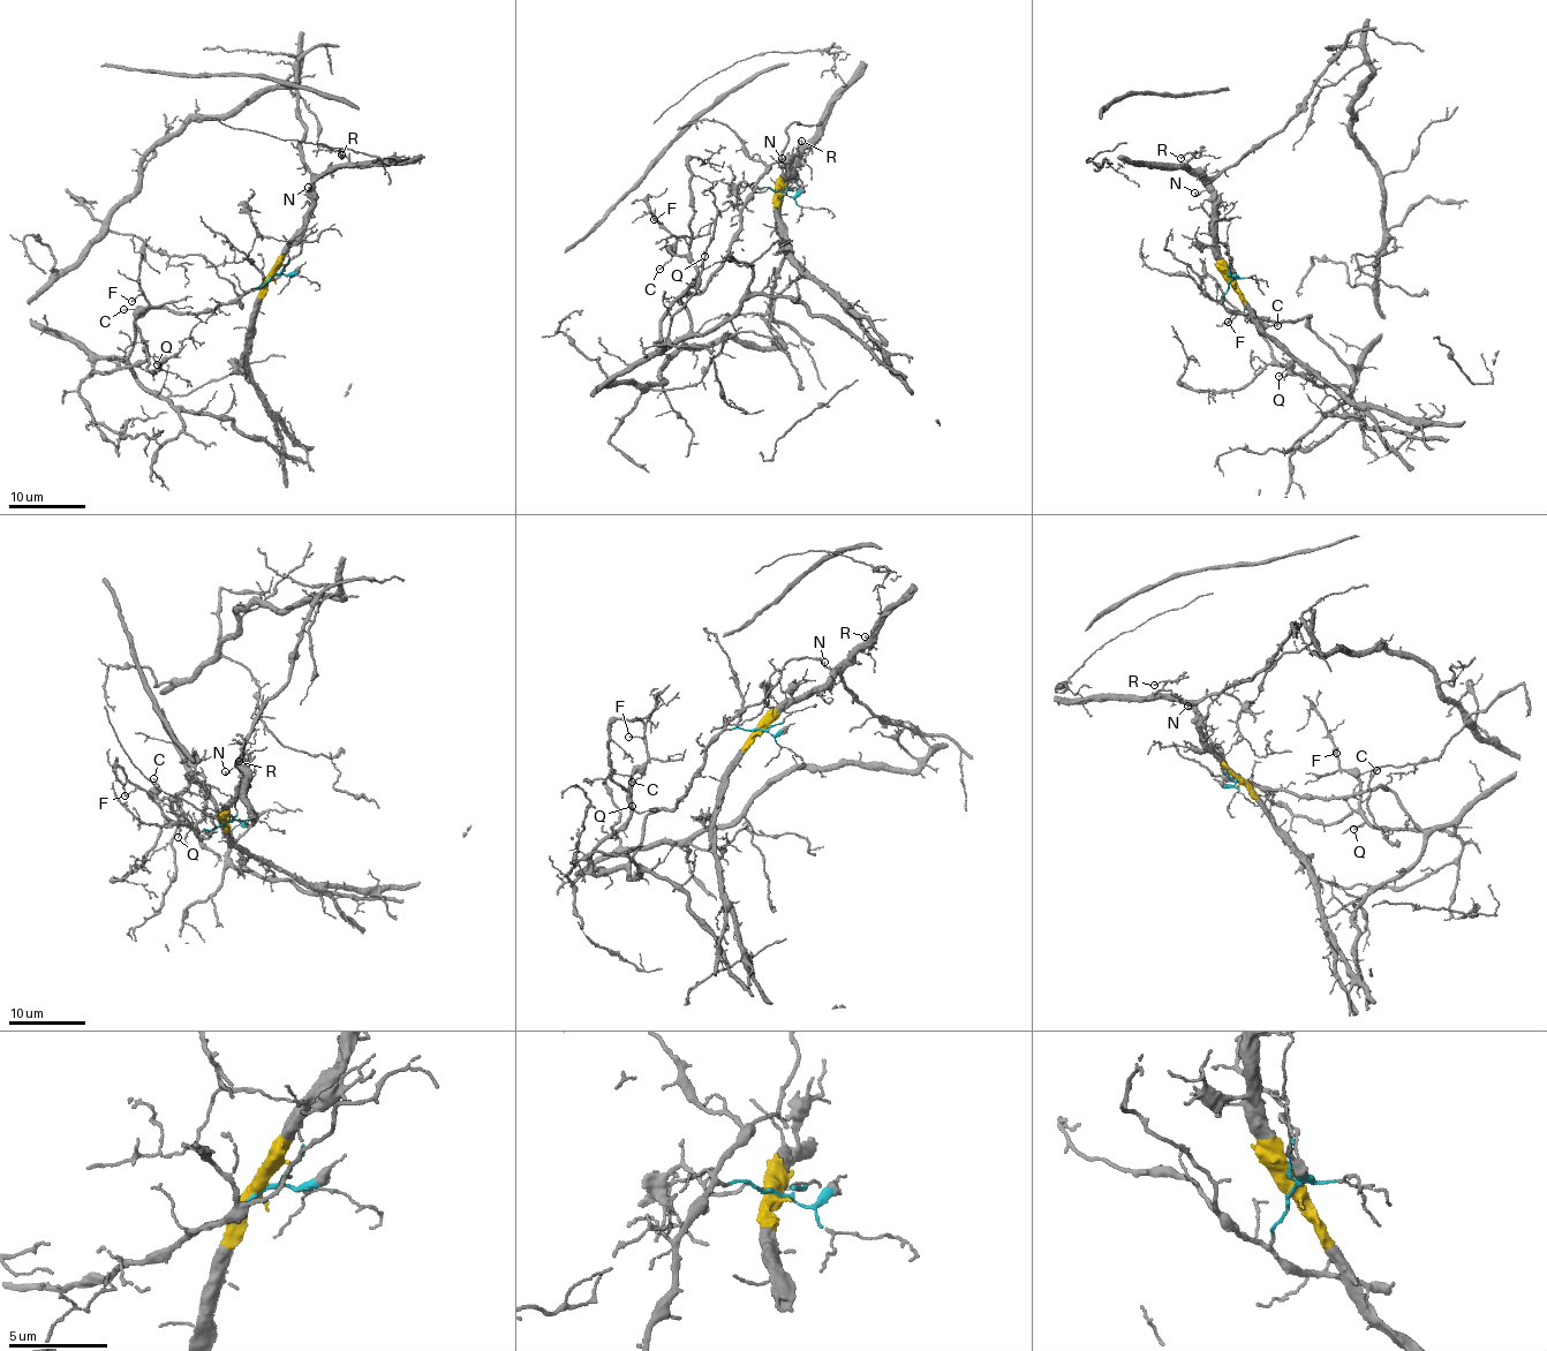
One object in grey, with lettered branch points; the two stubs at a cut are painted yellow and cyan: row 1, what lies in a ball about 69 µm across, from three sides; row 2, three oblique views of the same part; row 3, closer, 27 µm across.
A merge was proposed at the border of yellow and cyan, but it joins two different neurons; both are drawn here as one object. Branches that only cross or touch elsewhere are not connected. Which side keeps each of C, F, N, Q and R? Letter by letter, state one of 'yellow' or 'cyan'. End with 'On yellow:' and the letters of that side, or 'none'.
C: cyan
F: cyan
N: yellow
Q: cyan
R: yellow
On yellow: N, R

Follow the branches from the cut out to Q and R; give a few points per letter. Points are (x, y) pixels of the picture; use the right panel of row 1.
Q: (1229, 282), (1228, 309), (1311, 317), (1356, 376), (1348, 386), (1285, 368), (1277, 377)
R: (1229, 282), (1215, 232), (1212, 193), (1187, 164), (1193, 153), (1185, 153), (1180, 158)

